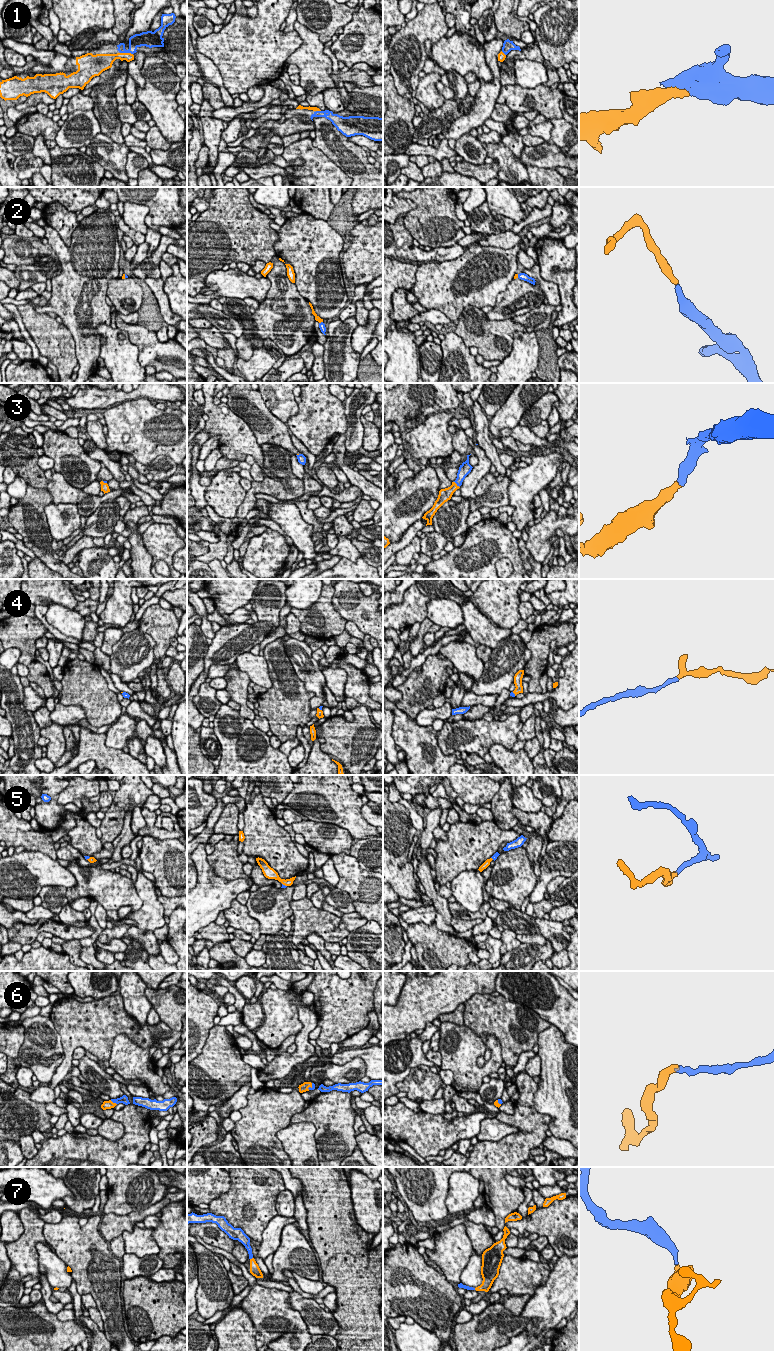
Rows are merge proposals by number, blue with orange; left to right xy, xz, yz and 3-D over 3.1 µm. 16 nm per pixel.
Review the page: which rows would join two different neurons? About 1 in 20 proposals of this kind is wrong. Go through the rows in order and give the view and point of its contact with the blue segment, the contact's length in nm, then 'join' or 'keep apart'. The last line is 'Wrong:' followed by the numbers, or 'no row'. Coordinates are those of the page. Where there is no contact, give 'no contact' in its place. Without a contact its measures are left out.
1: meets blue in xy at (126, 52); contact 220 nm long; join
2: meets blue in xz at (321, 322); contact 70 nm long; join
3: meets blue in yz at (456, 483); contact 140 nm long; join
4: meets blue in yz at (514, 694); contact 80 nm long; join
5: meets blue in xz at (284, 885); contact 100 nm long; join
6: meets blue in xy at (113, 1102); contact 130 nm long; join
7: meets blue in xz at (251, 1258); contact 60 nm long; join
Wrong: no row

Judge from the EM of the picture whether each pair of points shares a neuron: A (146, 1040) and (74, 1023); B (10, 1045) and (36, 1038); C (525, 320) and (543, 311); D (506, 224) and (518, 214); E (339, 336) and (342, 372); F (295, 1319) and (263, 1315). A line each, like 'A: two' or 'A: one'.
A: one
B: two
C: one
D: two
E: one
F: one

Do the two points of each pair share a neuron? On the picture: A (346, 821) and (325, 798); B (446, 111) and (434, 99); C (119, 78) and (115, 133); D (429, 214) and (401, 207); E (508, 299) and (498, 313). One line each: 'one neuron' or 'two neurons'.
A: one neuron
B: two neurons
C: one neuron
D: two neurons
E: one neuron

